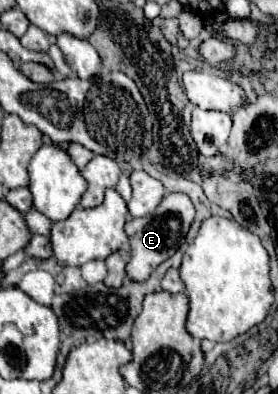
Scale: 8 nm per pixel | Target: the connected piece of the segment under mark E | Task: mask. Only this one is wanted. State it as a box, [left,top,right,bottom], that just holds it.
[125,193,195,281]

